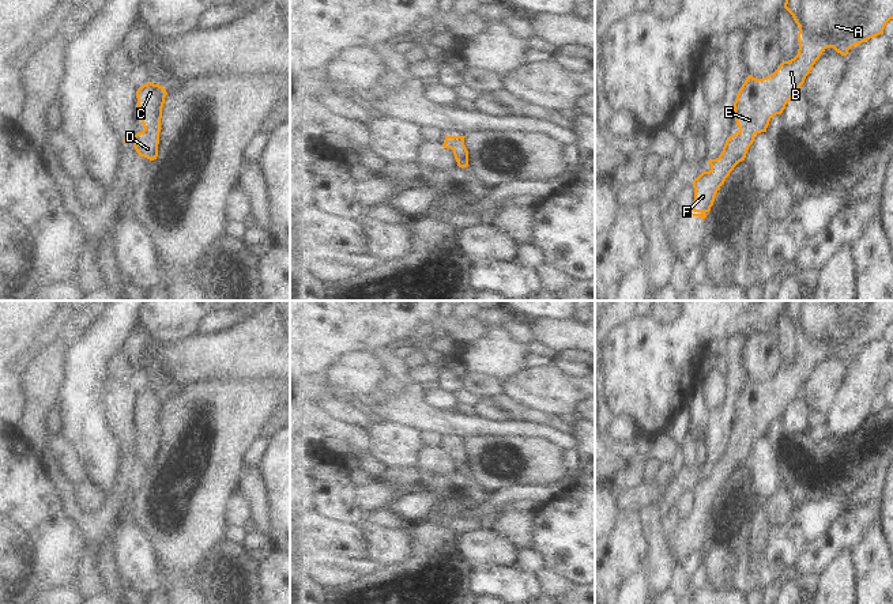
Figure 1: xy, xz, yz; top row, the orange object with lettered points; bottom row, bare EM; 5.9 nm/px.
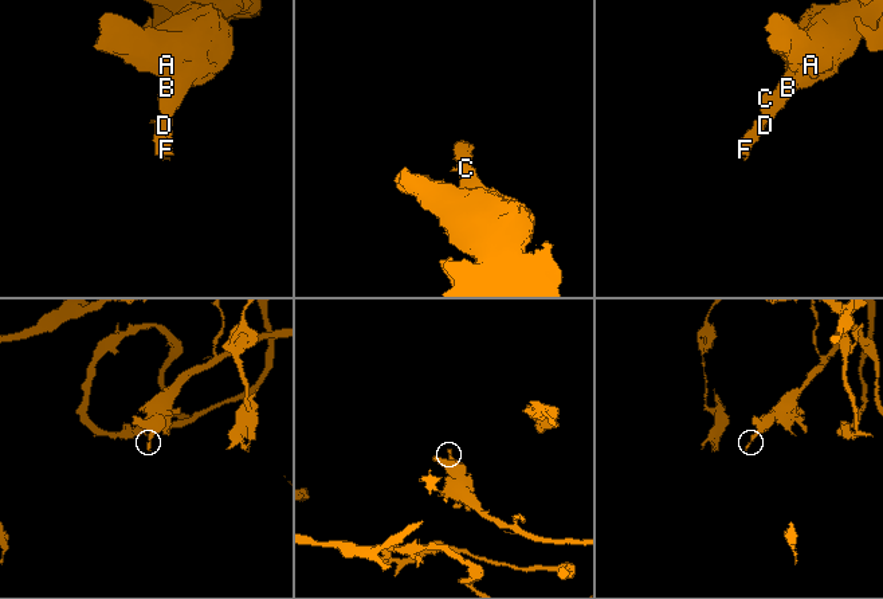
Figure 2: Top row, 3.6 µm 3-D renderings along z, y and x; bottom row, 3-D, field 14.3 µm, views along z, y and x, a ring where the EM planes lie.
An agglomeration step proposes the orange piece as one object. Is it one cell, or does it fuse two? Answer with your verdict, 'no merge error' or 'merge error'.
no merge error

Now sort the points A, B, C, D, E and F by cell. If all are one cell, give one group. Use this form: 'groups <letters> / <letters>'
groups A B C D E F

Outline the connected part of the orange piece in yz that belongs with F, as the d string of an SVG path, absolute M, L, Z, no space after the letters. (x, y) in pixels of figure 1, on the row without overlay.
M785 301L784 313L799 331L798 359L783 366L766 382L757 384L751 380L746 382L734 407L734 419L739 435L727 442L723 456L716 464L708 465L711 475L704 475L693 484L693 521L707 522L719 492L734 472L745 465L754 441L766 437L770 423L781 419L787 407L799 399L806 381L826 352L833 352L841 360L847 360L852 351L883 339L886 328L893 324L893 301Z

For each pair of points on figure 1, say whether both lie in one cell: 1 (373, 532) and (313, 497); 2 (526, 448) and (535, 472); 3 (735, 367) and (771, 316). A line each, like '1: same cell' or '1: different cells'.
1: different cells
2: same cell
3: different cells

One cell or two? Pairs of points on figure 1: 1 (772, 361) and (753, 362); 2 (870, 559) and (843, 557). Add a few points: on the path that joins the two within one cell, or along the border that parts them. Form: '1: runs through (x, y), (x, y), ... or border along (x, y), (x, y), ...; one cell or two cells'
1: runs through (768, 361), (757, 361); one cell
2: border along (851, 550), (856, 589); two cells

